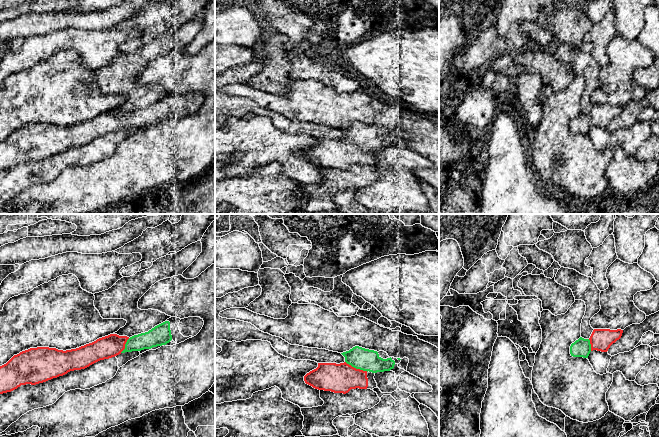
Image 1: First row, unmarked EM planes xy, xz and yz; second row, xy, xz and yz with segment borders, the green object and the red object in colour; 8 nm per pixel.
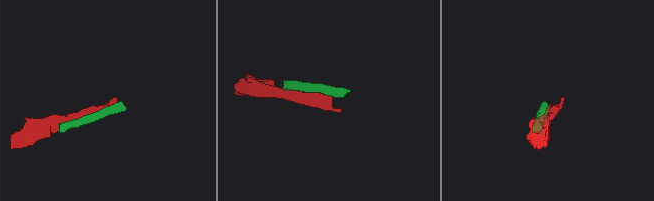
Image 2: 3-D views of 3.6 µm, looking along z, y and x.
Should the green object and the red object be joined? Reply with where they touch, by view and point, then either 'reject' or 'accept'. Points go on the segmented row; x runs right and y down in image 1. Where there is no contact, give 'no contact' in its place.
contact xz (356, 368); accept

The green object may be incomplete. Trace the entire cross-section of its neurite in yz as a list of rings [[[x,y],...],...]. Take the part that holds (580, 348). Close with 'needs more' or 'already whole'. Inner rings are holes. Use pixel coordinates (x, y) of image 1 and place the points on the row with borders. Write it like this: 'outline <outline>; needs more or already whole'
outline [[[594,329],[589,339],[580,337],[570,346],[570,354],[573,357],[588,358],[593,350],[607,352],[610,346],[619,340],[623,330]]]; needs more

